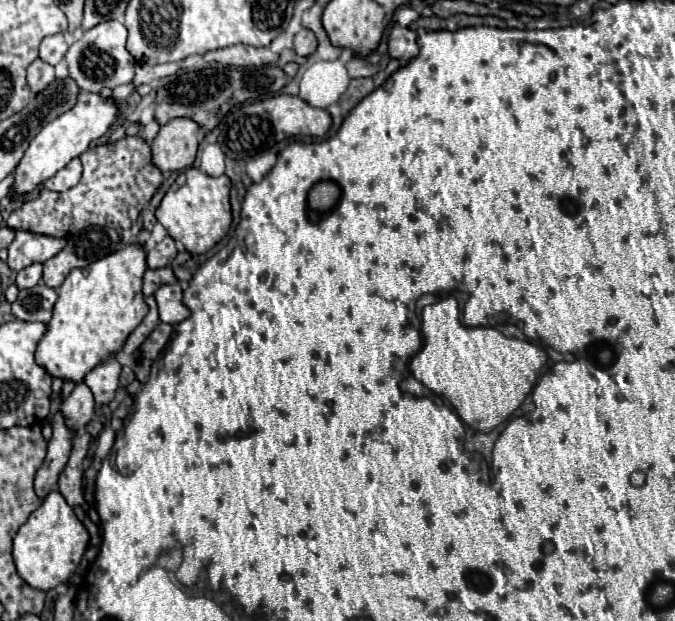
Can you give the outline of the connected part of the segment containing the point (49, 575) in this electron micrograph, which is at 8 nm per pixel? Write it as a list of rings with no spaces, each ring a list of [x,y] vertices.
[[[53,490],[47,494],[43,504],[29,516],[29,520],[19,528],[13,540],[13,560],[19,576],[37,590],[53,590],[59,584],[67,582],[69,576],[77,570],[81,556],[85,554],[89,544],[89,532],[75,516],[73,508],[65,502],[65,498]]]

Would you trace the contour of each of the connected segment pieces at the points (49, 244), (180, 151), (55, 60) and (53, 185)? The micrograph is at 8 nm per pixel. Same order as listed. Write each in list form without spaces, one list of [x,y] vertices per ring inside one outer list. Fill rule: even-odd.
[[[17,230],[15,240],[9,246],[7,264],[11,270],[19,272],[35,262],[47,262],[55,254],[59,254],[67,246],[65,238],[53,238],[43,234],[33,234],[25,230]]]
[[[173,118],[171,122],[163,124],[159,134],[155,136],[151,150],[153,150],[153,164],[161,168],[161,172],[167,170],[185,170],[193,164],[197,146],[199,146],[199,124],[191,122],[191,118]]]
[[[55,34],[55,36],[43,38],[41,48],[39,48],[39,58],[43,58],[43,62],[51,66],[57,66],[63,60],[65,52],[67,52],[67,44],[63,42],[63,36]]]
[[[73,158],[63,170],[59,170],[55,176],[45,180],[43,188],[53,190],[53,192],[65,192],[73,188],[79,182],[79,178],[81,178],[81,160]]]

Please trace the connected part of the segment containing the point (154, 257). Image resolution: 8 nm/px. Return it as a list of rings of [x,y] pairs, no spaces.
[[[165,236],[153,250],[147,250],[147,266],[153,270],[169,266],[175,256],[177,256],[177,248],[173,238]]]

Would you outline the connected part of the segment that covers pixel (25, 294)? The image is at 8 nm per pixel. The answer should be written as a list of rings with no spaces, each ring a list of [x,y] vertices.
[[[37,284],[29,290],[21,290],[19,298],[13,302],[13,314],[19,320],[43,322],[51,320],[53,304],[57,300],[57,292],[45,284]]]

